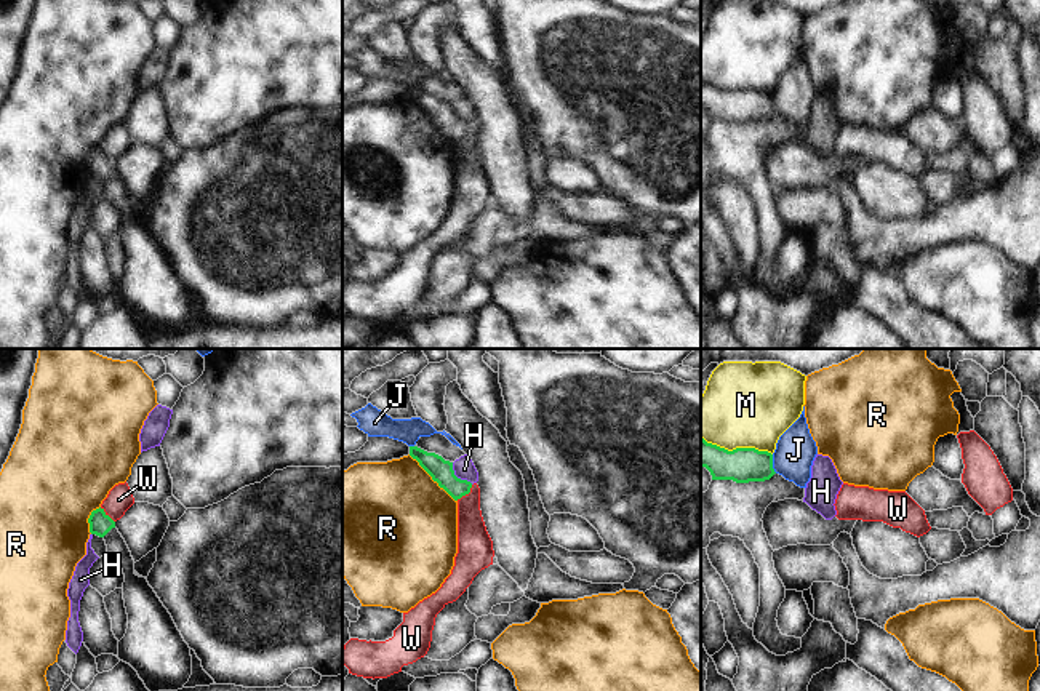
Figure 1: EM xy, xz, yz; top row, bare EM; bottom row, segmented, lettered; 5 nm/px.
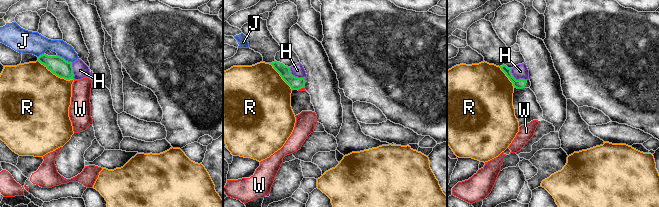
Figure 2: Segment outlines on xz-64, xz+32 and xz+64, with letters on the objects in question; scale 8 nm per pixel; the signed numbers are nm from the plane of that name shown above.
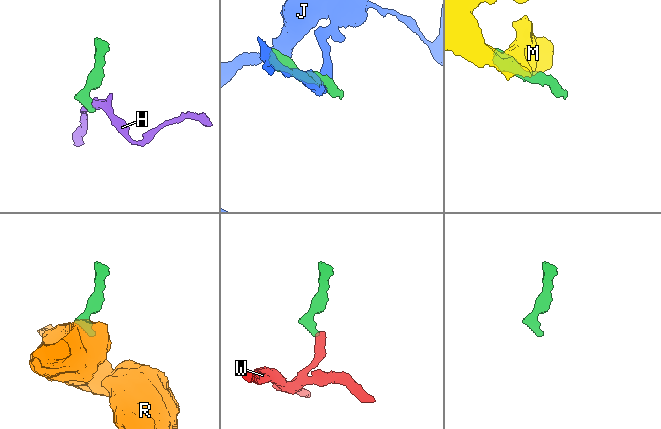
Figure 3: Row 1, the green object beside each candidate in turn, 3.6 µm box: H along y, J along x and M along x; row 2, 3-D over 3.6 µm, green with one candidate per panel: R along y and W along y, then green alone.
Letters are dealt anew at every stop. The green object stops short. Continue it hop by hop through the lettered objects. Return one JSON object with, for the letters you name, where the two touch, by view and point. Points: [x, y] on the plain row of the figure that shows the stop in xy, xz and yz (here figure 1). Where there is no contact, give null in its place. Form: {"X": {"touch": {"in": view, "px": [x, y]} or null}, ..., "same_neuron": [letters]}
{"same_neuron": []}

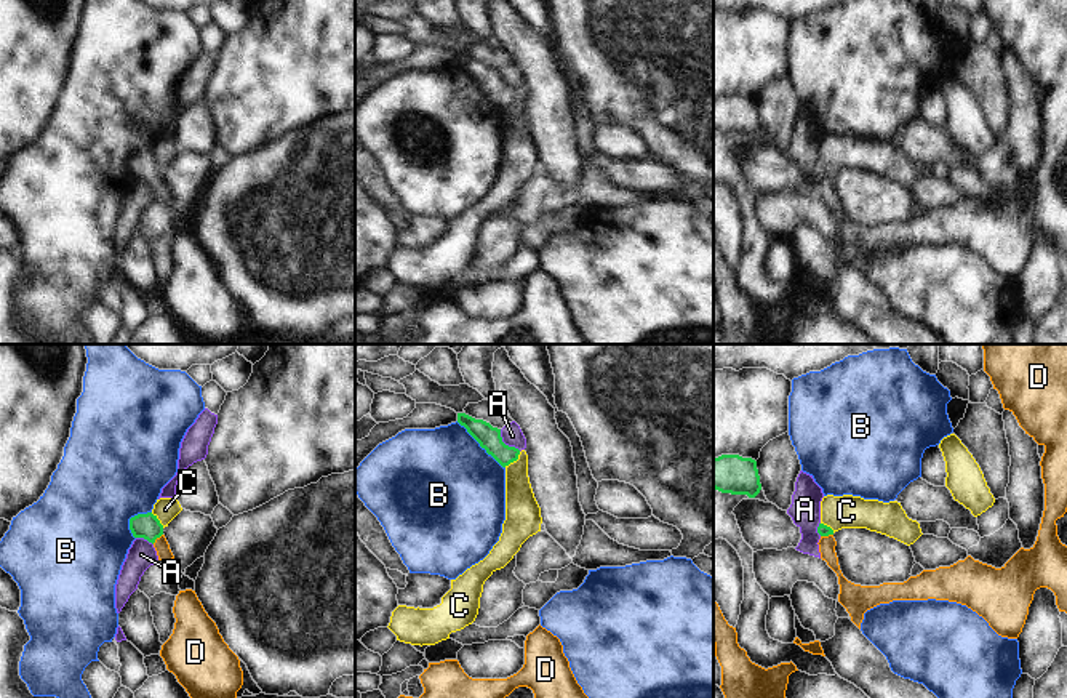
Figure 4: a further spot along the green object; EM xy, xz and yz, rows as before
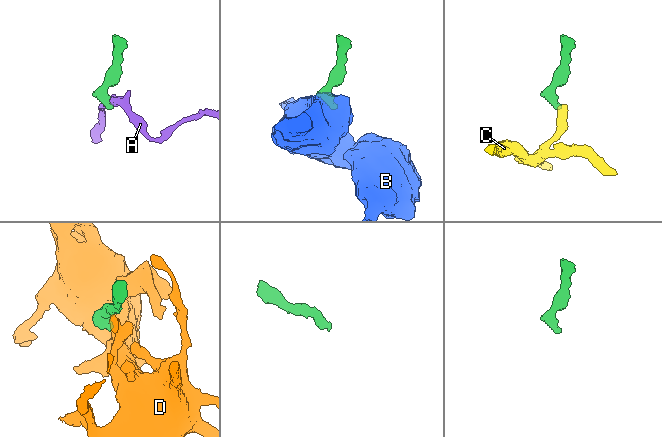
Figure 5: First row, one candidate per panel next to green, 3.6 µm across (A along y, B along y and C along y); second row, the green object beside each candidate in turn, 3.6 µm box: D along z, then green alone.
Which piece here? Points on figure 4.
{"D": {"touch": {"in": "xy", "px": [157, 178]}}, "same_neuron": ["D"]}

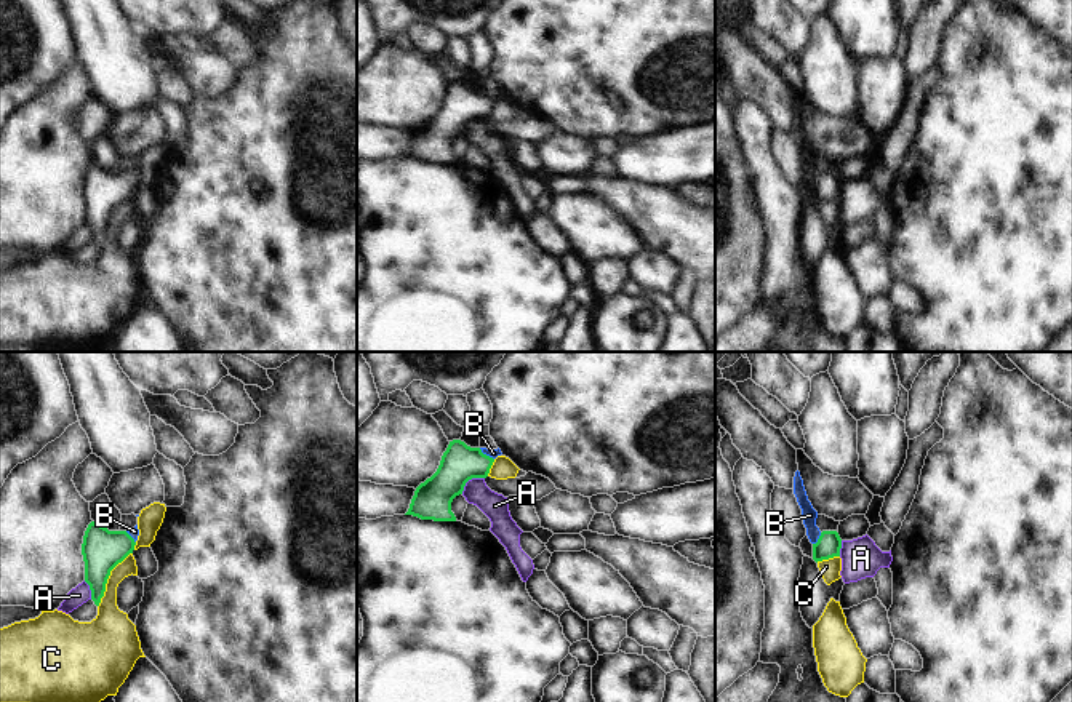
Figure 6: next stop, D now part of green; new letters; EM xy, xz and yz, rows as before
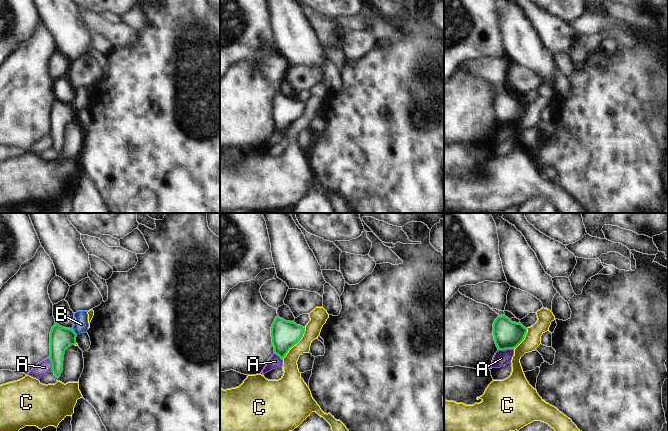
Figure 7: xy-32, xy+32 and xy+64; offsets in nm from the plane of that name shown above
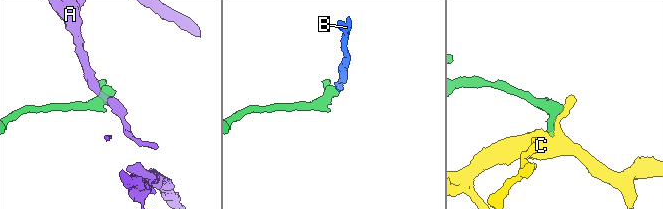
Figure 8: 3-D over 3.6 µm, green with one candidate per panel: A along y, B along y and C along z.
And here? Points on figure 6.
{"B": {"touch": {"in": "yz", "px": [818, 181]}}, "same_neuron": ["B"]}

